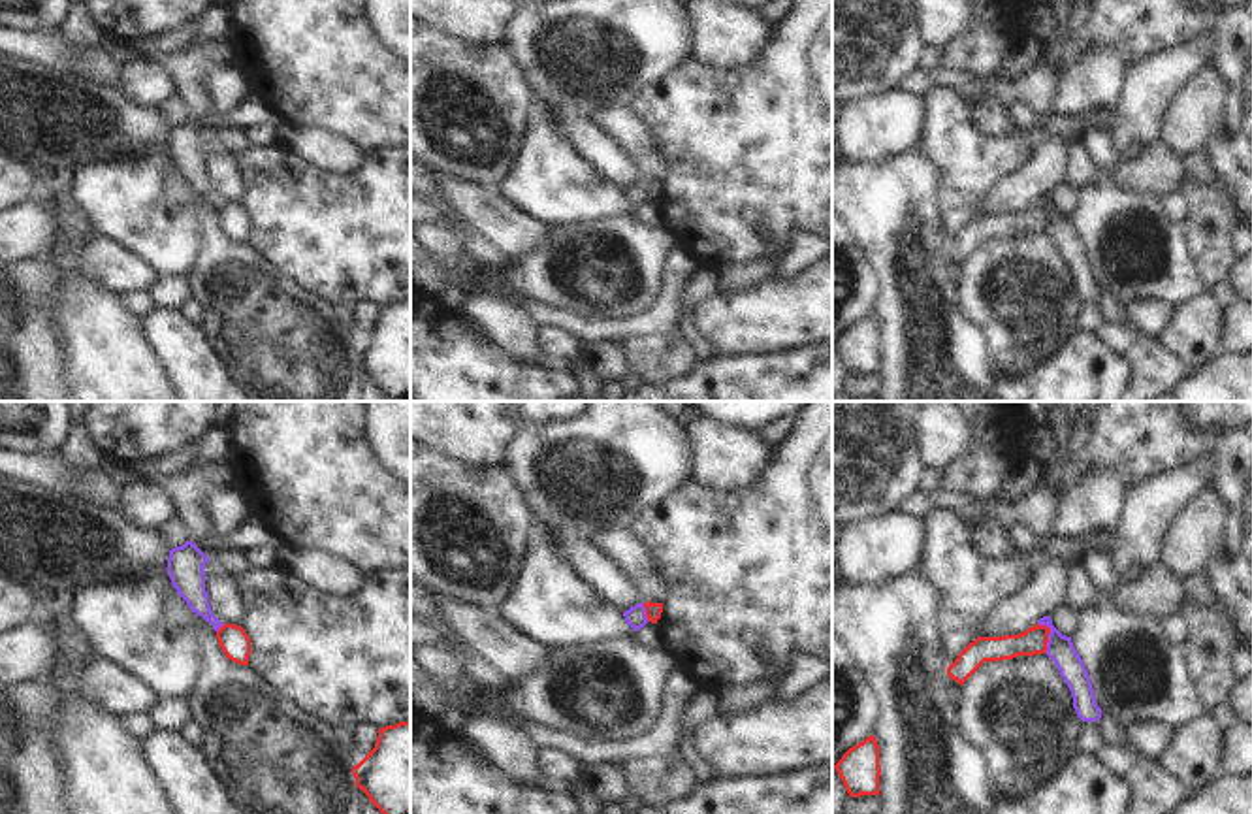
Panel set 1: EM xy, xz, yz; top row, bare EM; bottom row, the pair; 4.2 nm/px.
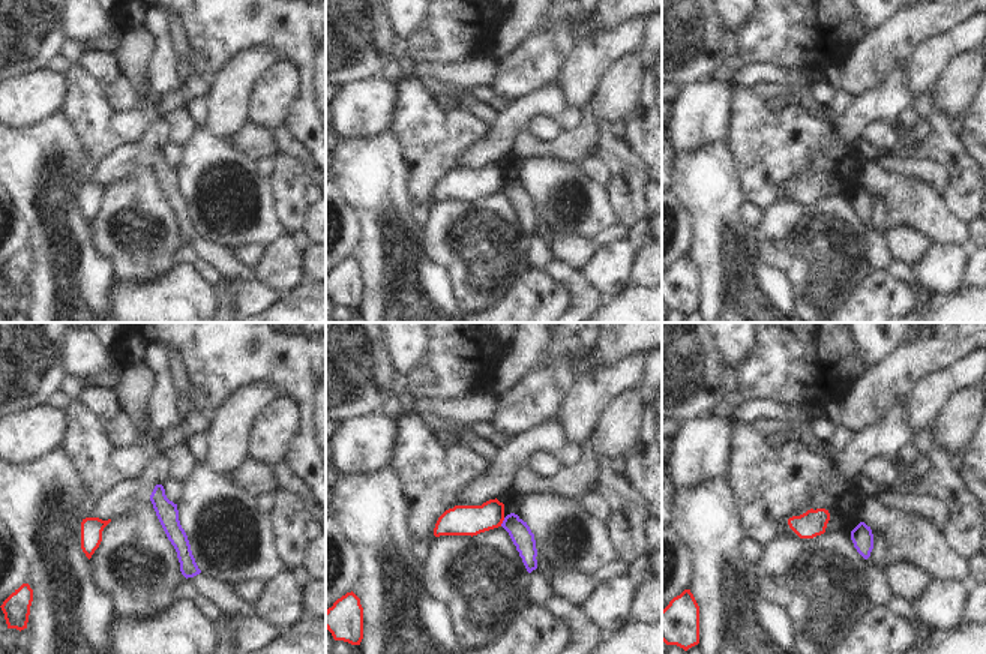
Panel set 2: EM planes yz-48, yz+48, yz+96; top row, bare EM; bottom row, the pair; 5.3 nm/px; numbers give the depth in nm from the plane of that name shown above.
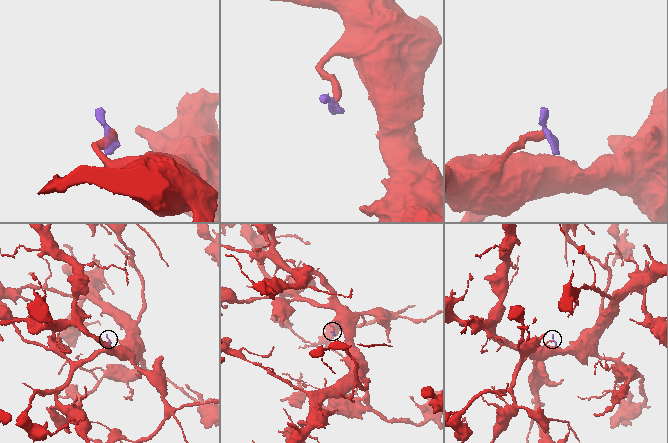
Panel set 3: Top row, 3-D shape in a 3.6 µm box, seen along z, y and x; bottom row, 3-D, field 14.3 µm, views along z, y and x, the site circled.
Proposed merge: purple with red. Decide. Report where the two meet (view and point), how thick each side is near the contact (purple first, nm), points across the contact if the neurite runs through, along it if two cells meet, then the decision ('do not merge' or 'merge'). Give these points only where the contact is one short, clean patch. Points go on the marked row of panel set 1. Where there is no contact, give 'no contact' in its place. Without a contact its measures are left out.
contact yz (1049, 635); calibres 120 and 120 nm; border yz (1038, 622), (1049, 630), (1043, 652); do not merge

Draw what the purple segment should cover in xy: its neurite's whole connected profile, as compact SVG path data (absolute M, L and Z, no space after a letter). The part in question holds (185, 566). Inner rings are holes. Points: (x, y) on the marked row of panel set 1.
M186 541L183 546L169 550L168 575L177 594L186 601L192 612L207 620L215 631L224 624L213 614L209 595L205 592L205 556L196 543Z

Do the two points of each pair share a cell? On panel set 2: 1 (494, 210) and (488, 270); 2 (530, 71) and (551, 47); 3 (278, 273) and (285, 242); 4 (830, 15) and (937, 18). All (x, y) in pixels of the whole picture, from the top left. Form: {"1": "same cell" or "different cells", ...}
{"1": "same cell", "2": "same cell", "3": "same cell", "4": "different cells"}

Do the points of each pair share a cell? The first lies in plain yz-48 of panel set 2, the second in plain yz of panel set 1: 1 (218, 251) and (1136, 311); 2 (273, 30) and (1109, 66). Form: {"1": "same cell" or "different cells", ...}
{"1": "different cells", "2": "different cells"}

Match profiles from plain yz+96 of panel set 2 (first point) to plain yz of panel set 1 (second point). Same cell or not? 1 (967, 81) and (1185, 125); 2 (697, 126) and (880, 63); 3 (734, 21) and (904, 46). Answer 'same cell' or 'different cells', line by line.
1: same cell
2: different cells
3: different cells

